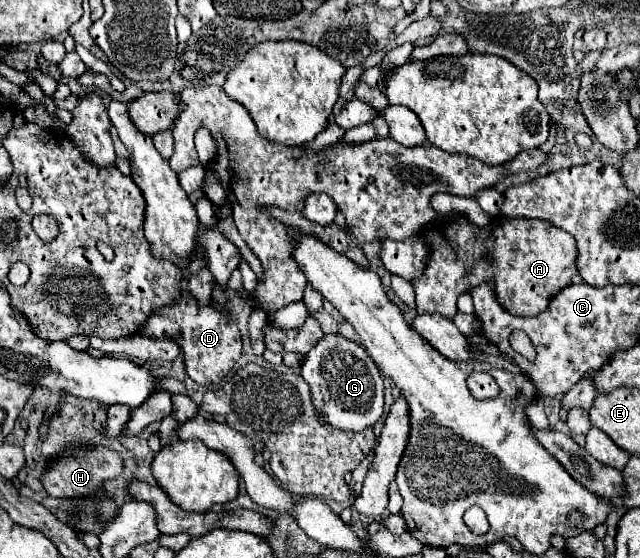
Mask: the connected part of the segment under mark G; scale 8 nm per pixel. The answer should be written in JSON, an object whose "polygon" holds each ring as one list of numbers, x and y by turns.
{"polygon":[[323,336,305,356,301,376,309,382,313,408,323,424,337,430,361,432,383,414,383,378,371,356,359,344,343,336]]}

